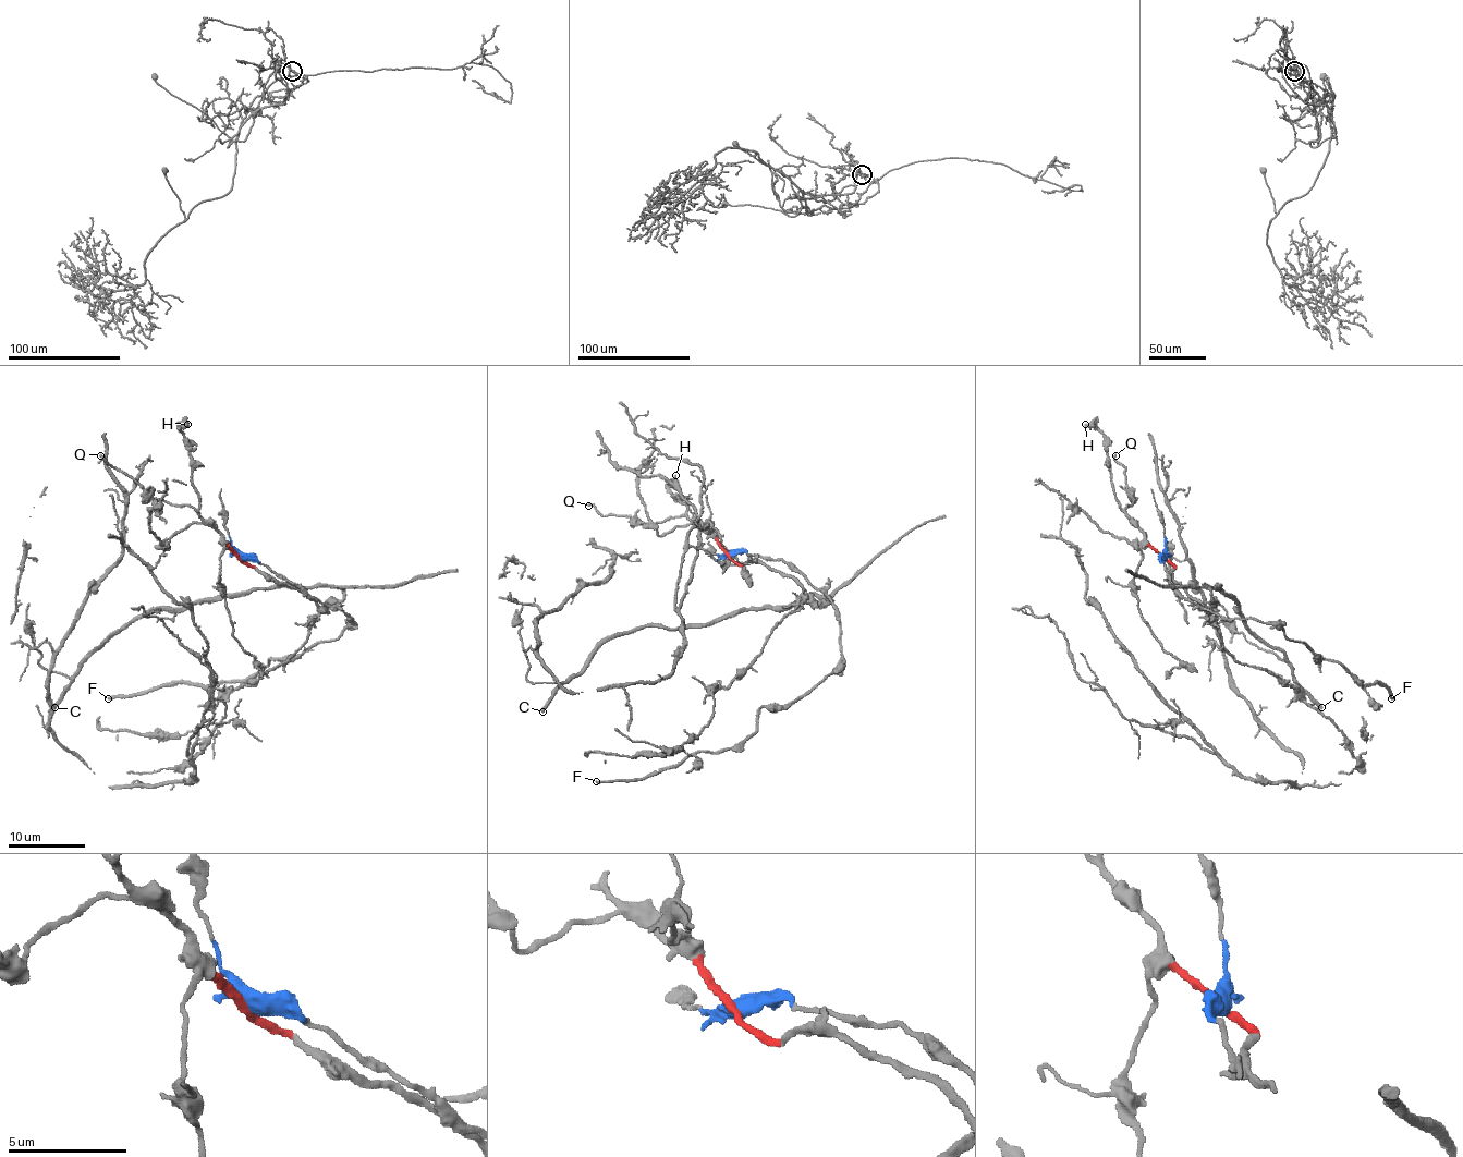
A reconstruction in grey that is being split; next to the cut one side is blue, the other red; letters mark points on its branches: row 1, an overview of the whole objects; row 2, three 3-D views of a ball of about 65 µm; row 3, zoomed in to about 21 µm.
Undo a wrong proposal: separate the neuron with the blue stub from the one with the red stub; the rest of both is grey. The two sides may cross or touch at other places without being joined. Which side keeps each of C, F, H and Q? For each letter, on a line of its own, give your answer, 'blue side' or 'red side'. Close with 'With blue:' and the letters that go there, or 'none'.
C: red side
F: blue side
H: red side
Q: red side
With blue: F

